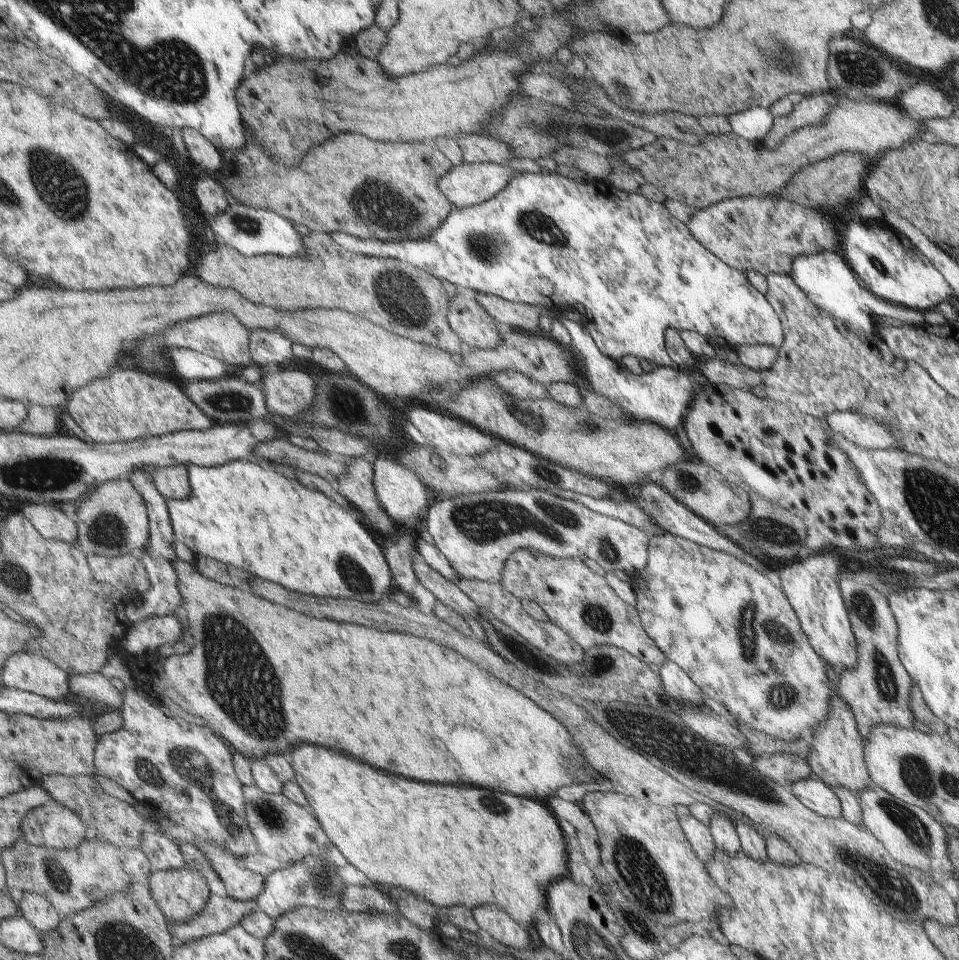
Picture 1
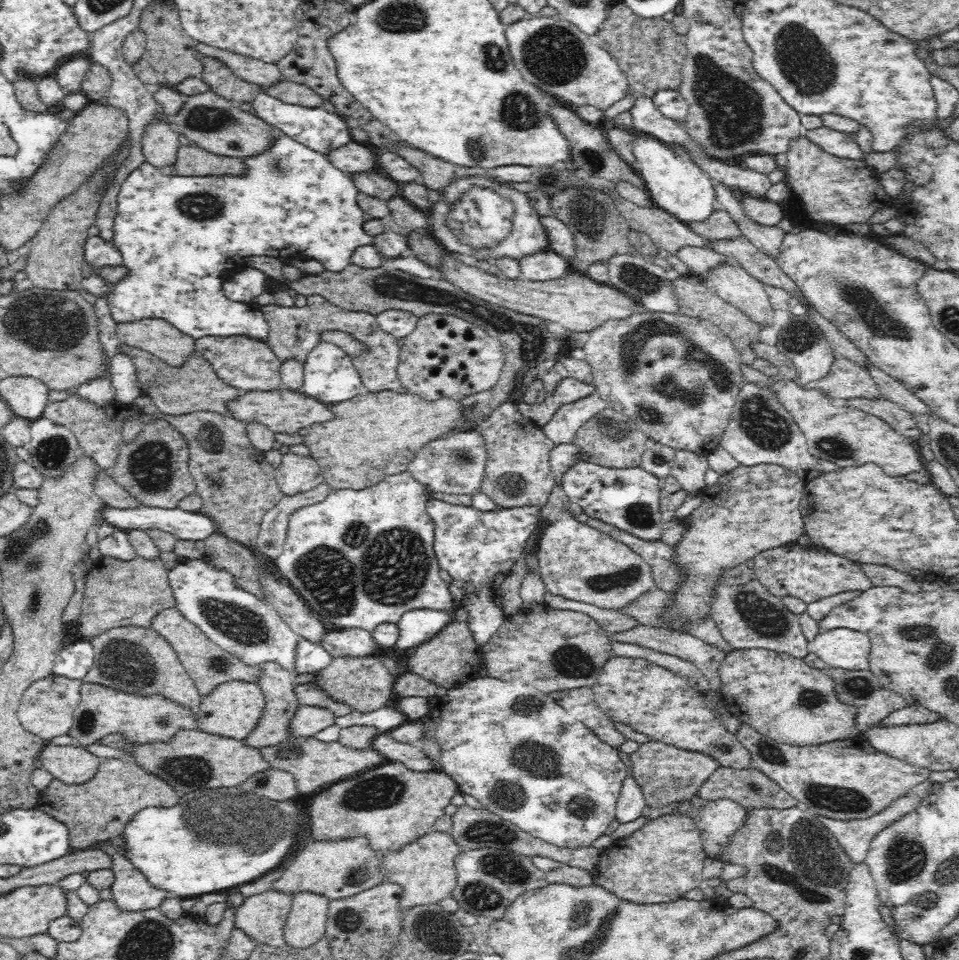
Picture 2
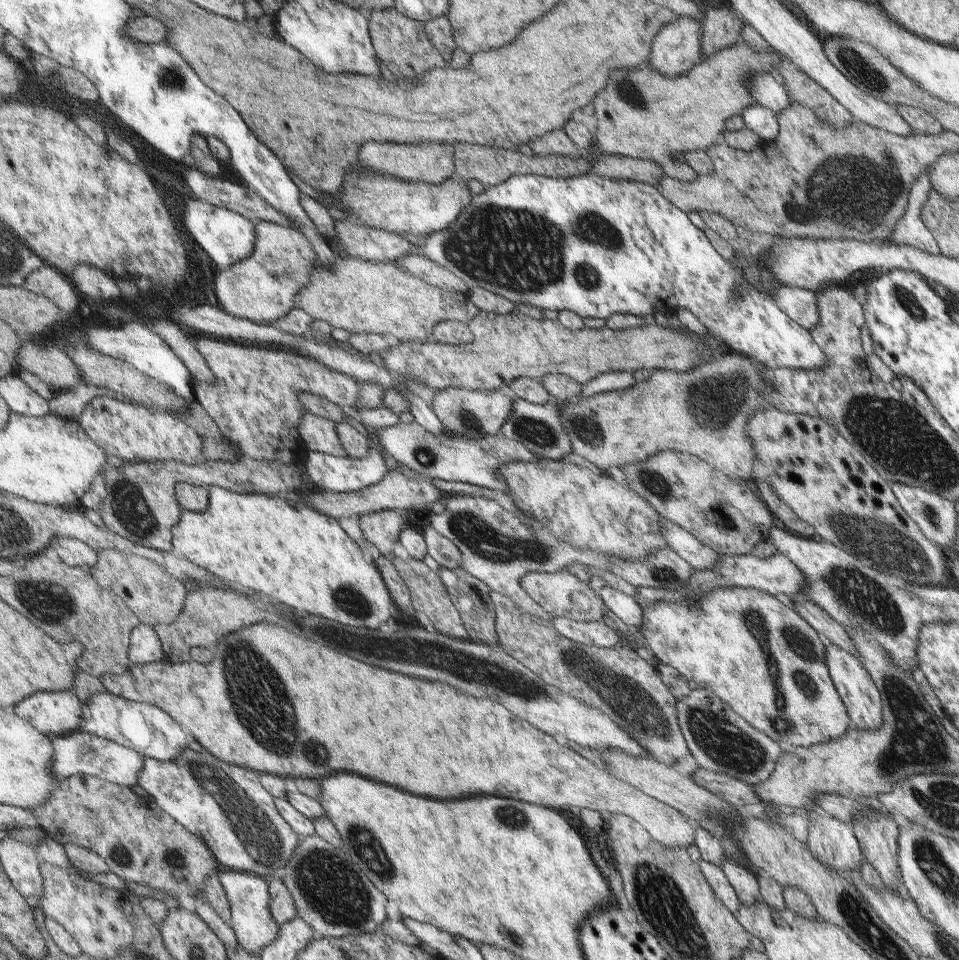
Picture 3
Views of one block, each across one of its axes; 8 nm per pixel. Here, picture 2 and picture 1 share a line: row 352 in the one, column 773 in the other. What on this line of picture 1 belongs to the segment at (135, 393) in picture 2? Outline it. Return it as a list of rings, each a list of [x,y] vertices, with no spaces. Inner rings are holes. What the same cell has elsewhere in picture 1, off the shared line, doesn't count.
[[[749,108],[739,114],[729,114],[727,122],[733,134],[741,136],[747,142],[763,142],[767,134],[771,134],[775,118],[769,108]]]

